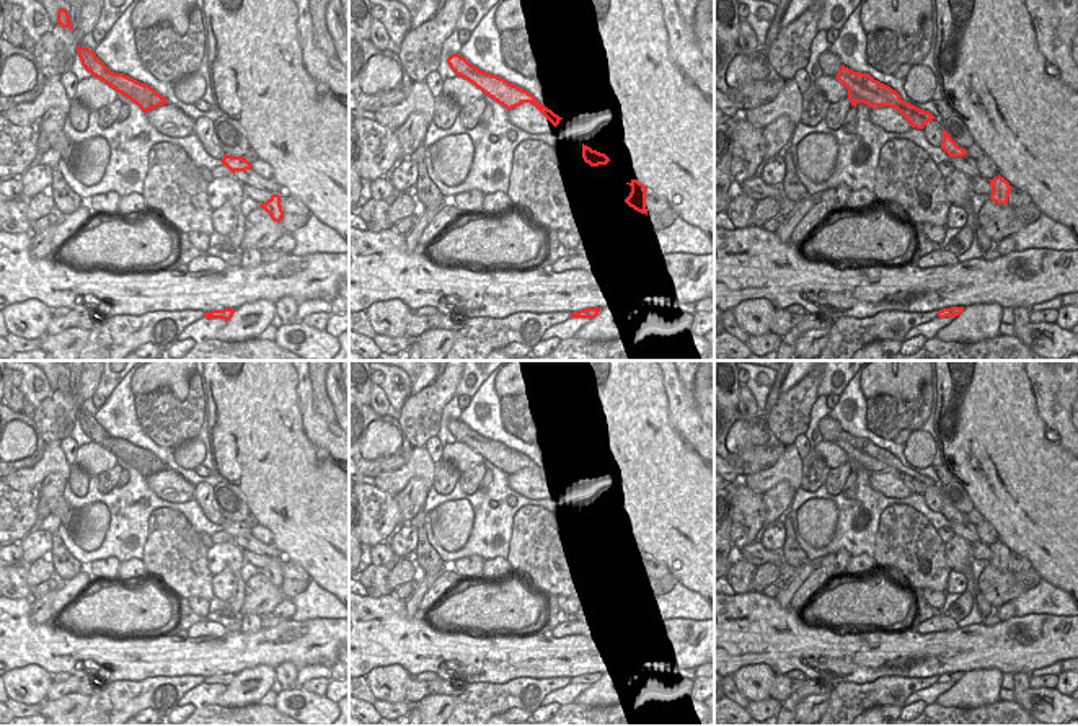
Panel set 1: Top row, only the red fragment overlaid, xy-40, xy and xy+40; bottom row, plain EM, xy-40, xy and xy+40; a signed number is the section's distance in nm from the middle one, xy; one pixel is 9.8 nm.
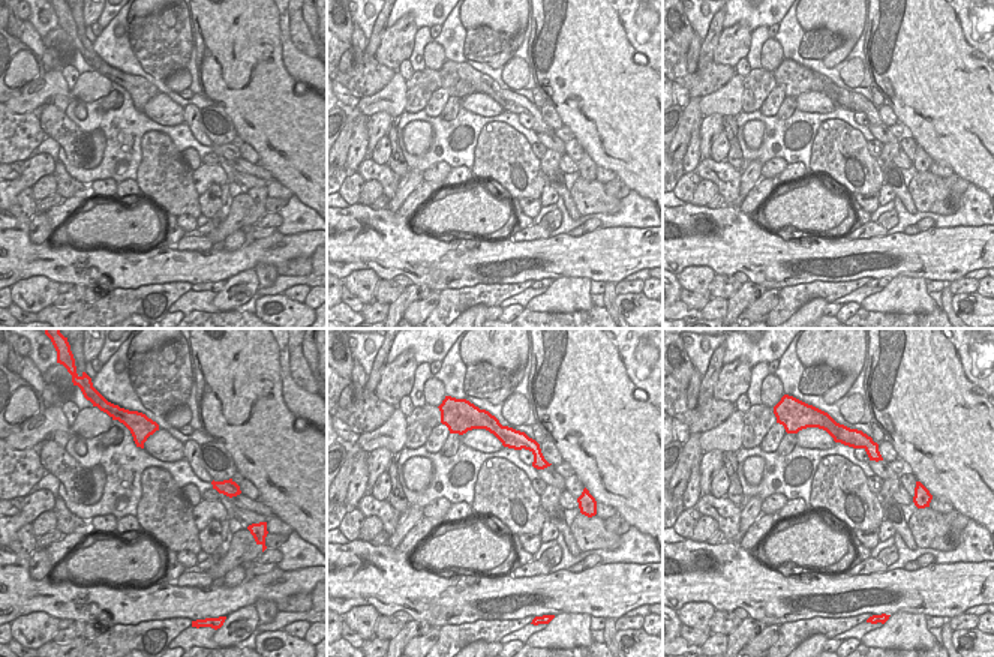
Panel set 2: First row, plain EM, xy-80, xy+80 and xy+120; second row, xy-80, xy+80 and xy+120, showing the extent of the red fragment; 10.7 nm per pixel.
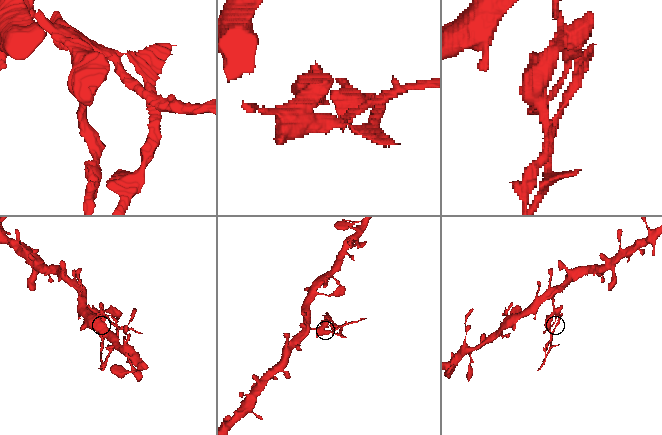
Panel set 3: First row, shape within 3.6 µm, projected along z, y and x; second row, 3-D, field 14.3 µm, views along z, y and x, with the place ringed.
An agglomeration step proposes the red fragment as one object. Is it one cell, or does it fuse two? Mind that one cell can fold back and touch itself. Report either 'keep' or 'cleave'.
cleave

